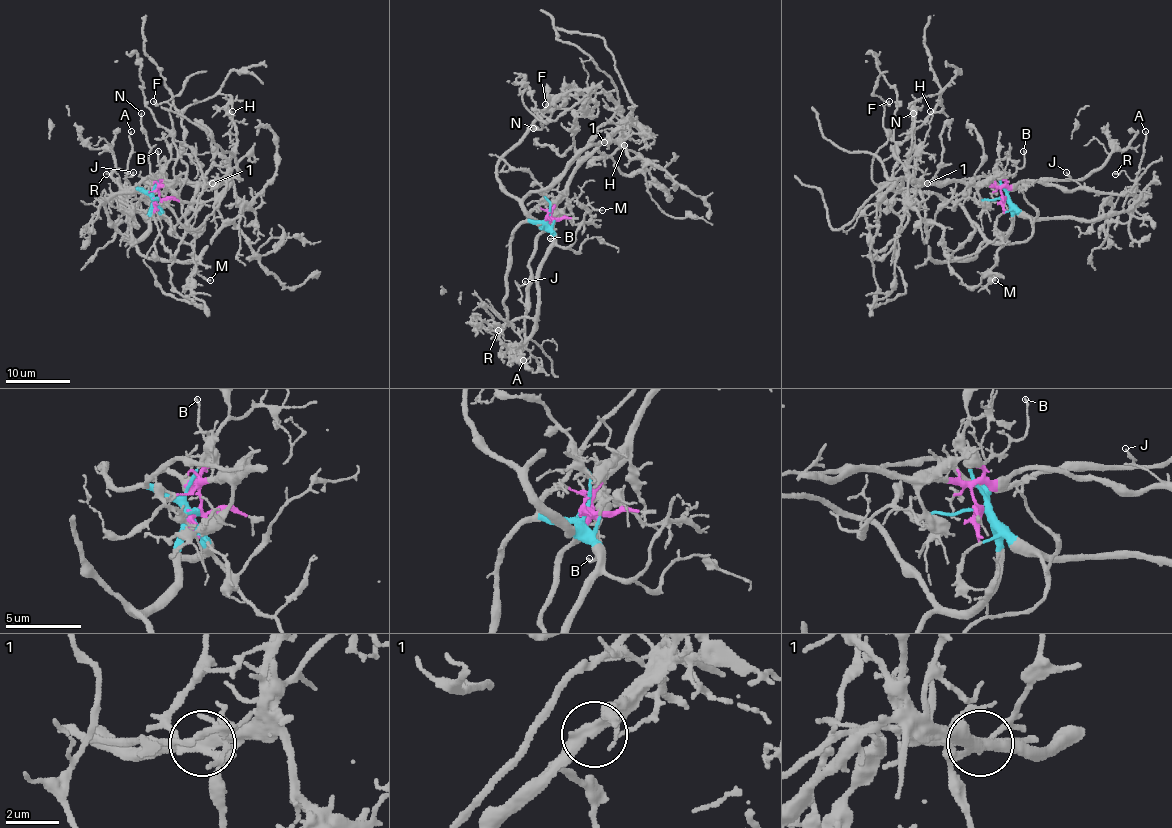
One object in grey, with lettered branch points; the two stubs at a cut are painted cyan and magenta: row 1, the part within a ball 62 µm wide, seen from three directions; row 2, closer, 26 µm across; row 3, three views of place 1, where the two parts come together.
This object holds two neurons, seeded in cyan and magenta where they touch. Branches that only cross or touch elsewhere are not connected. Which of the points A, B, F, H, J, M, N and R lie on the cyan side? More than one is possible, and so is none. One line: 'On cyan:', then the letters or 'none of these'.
On cyan: A, F, M, N, R

